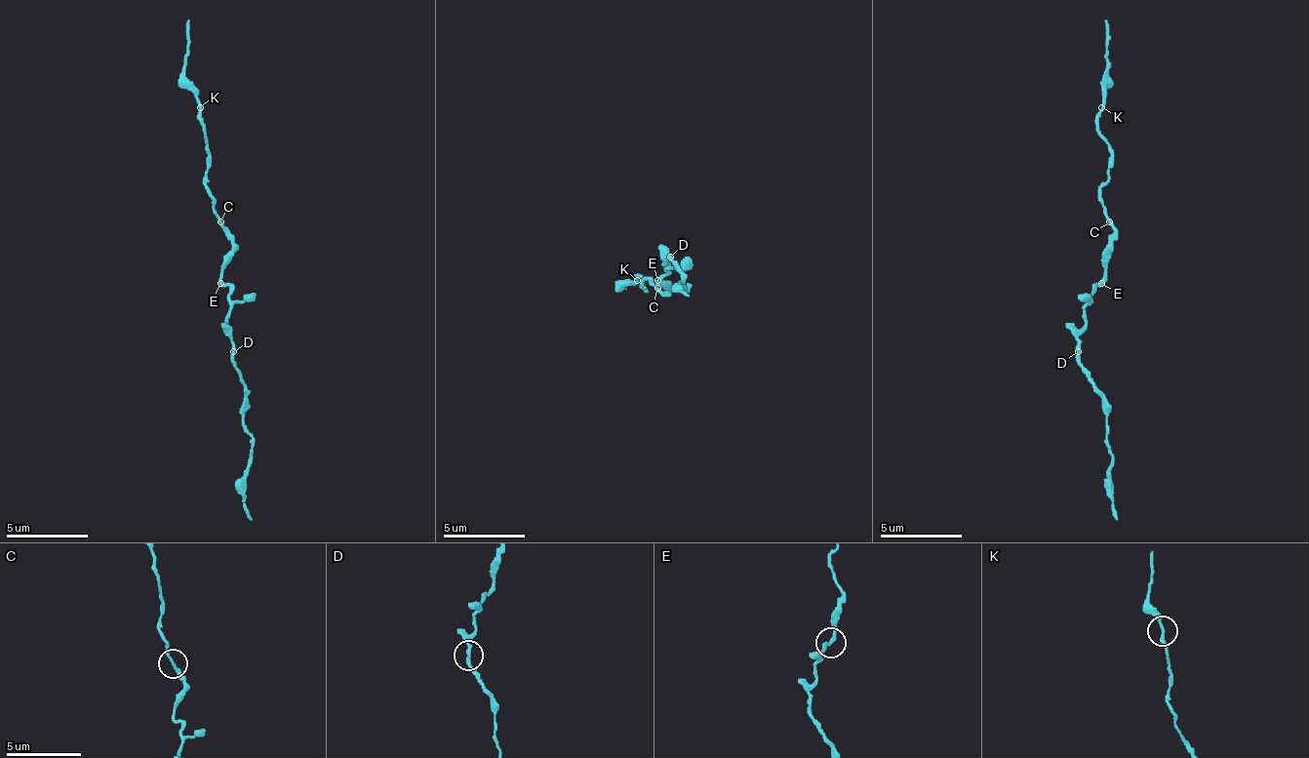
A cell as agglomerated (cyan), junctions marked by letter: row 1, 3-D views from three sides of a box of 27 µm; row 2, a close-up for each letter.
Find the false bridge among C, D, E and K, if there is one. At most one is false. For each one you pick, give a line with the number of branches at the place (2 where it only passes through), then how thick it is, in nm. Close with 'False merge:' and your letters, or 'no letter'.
False merge: no letter

